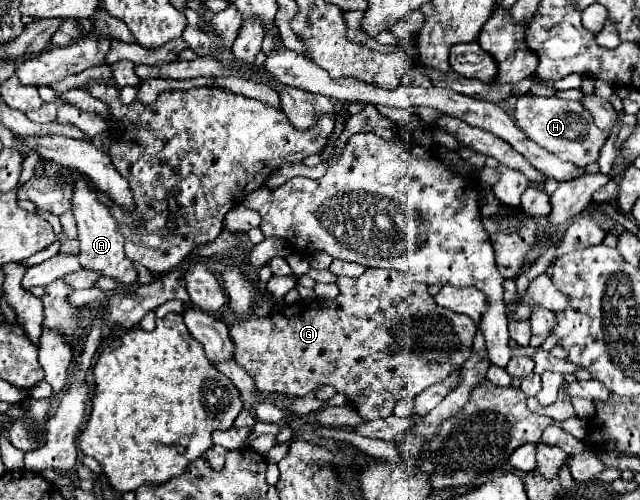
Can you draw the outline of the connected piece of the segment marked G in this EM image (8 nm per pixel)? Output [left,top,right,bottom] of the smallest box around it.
[230,268,476,420]

